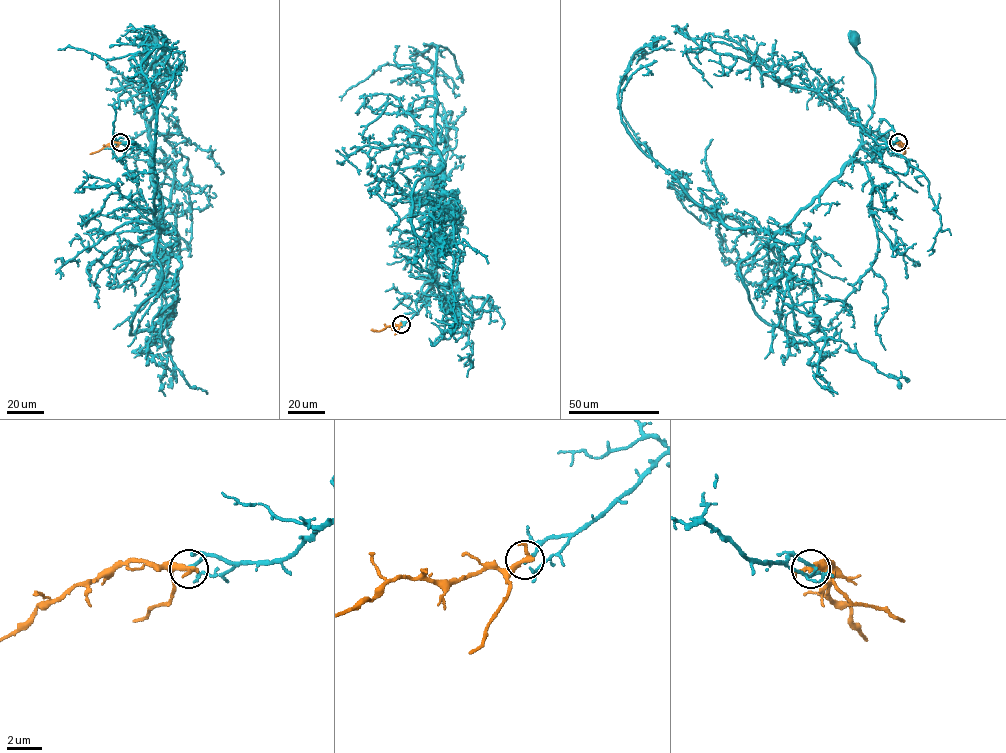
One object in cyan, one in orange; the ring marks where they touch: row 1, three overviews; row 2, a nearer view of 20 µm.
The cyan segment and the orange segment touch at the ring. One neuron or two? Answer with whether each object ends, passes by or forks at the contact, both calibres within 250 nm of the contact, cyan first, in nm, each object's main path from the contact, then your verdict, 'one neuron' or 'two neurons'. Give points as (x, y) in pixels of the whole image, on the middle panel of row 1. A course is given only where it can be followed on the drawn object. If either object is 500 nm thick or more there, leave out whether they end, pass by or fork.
cyan ends there; orange passes by; 180 nm thick on the cyan side, 280 nm on the other; cyan runs (401, 324), (418, 311), (431, 293), (429, 291), (425, 299), (428, 301), (417, 299), (422, 286), (433, 280); orange runs (400, 324), (379, 331), (371, 330); two neurons

